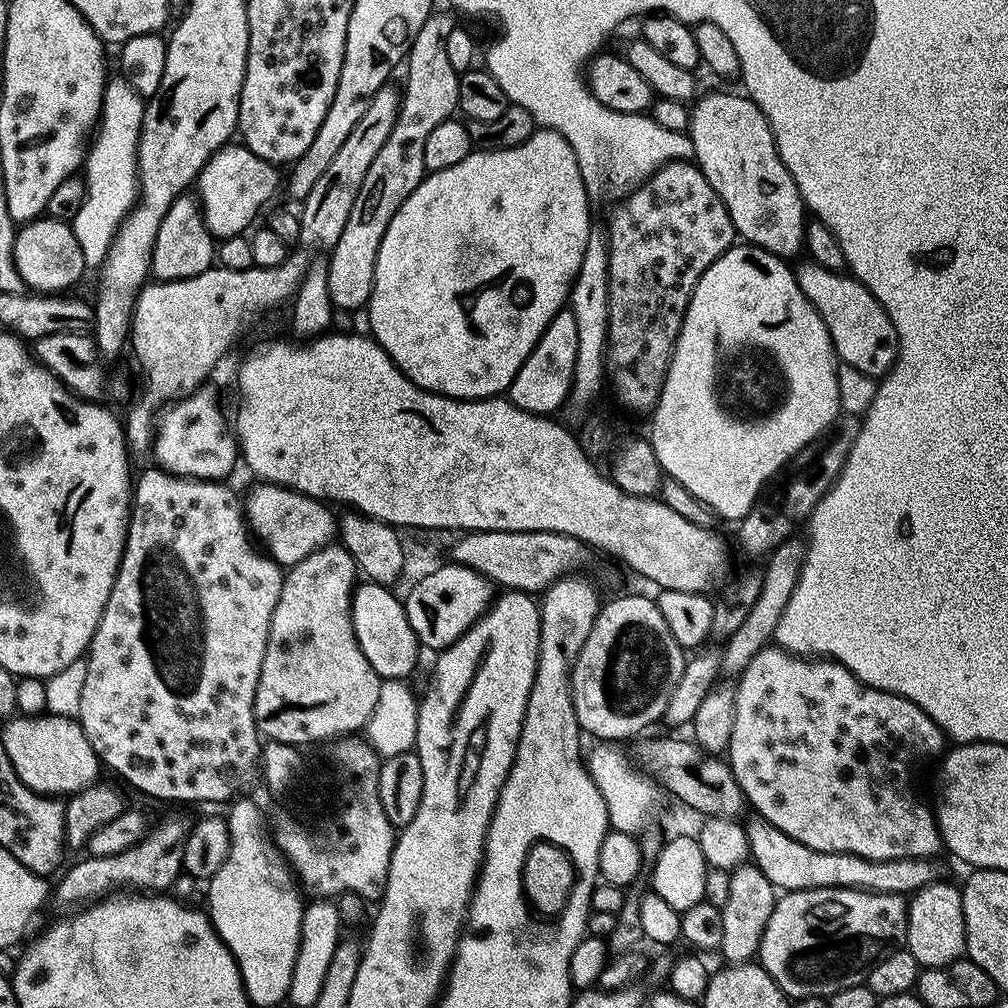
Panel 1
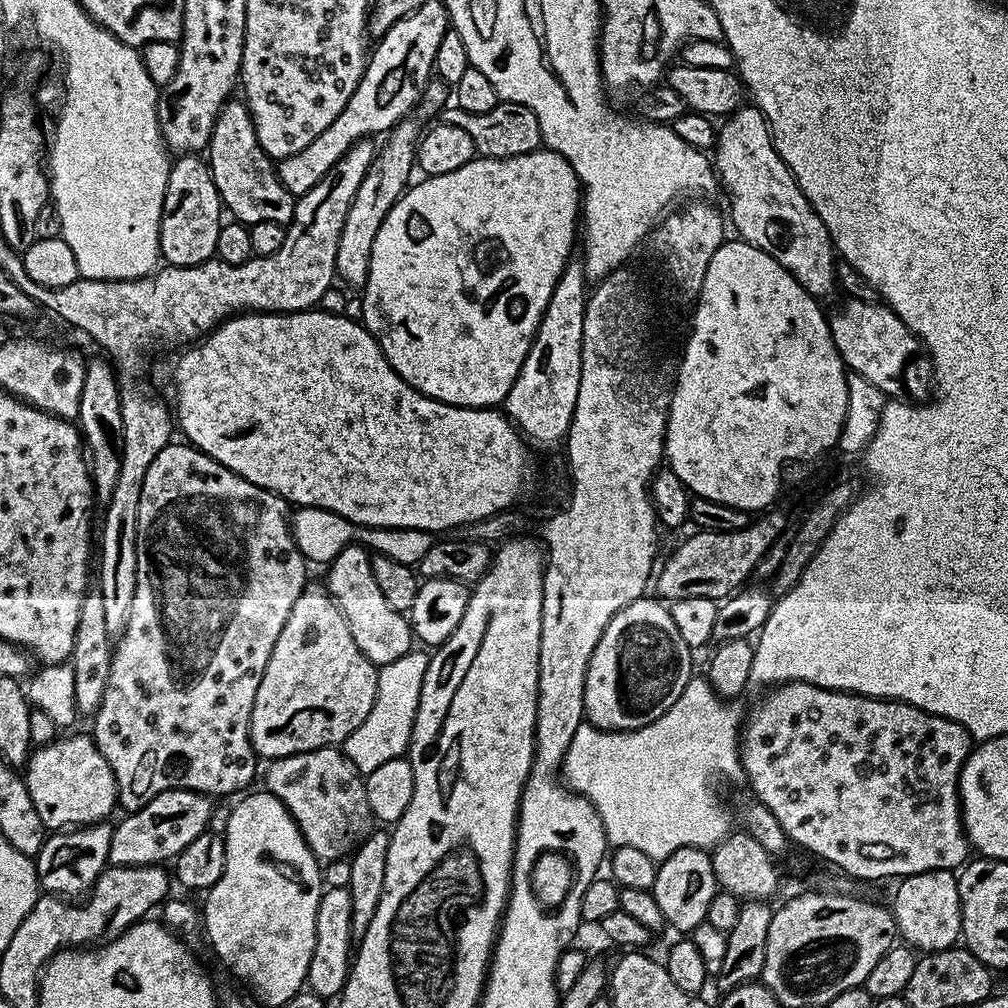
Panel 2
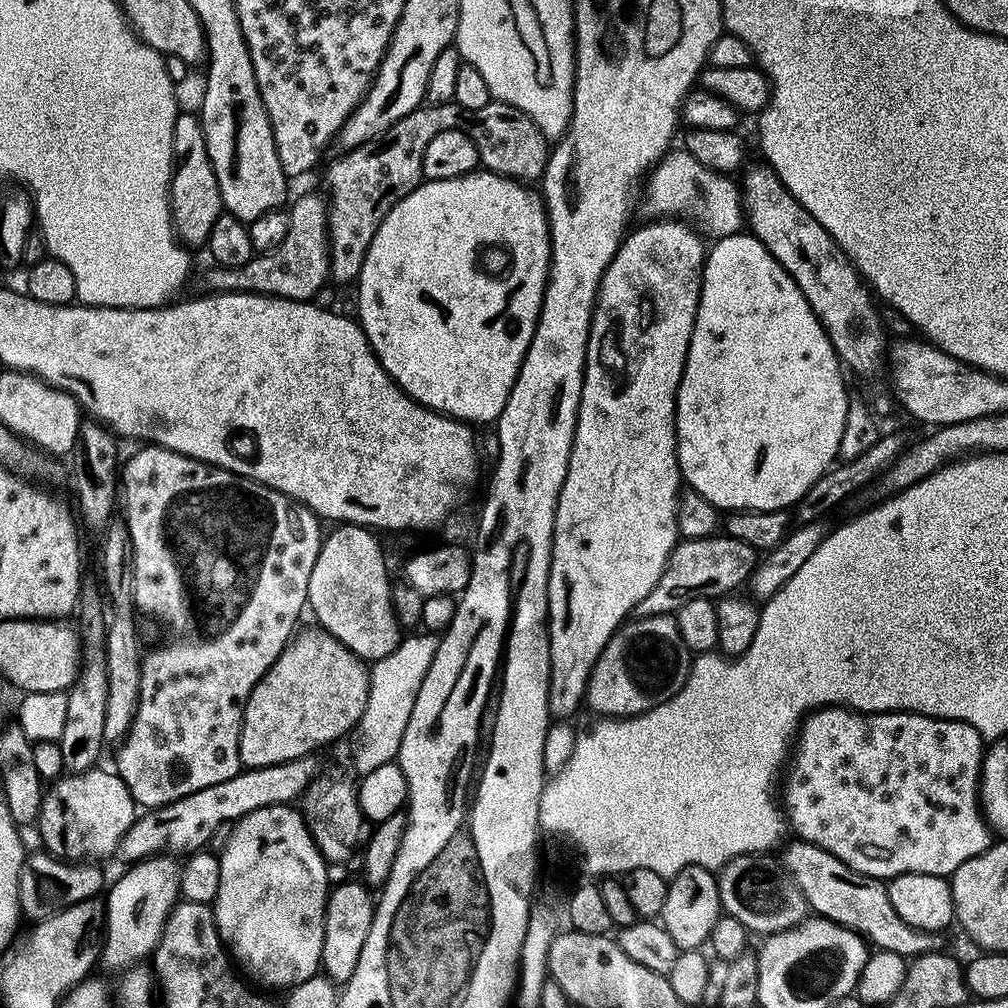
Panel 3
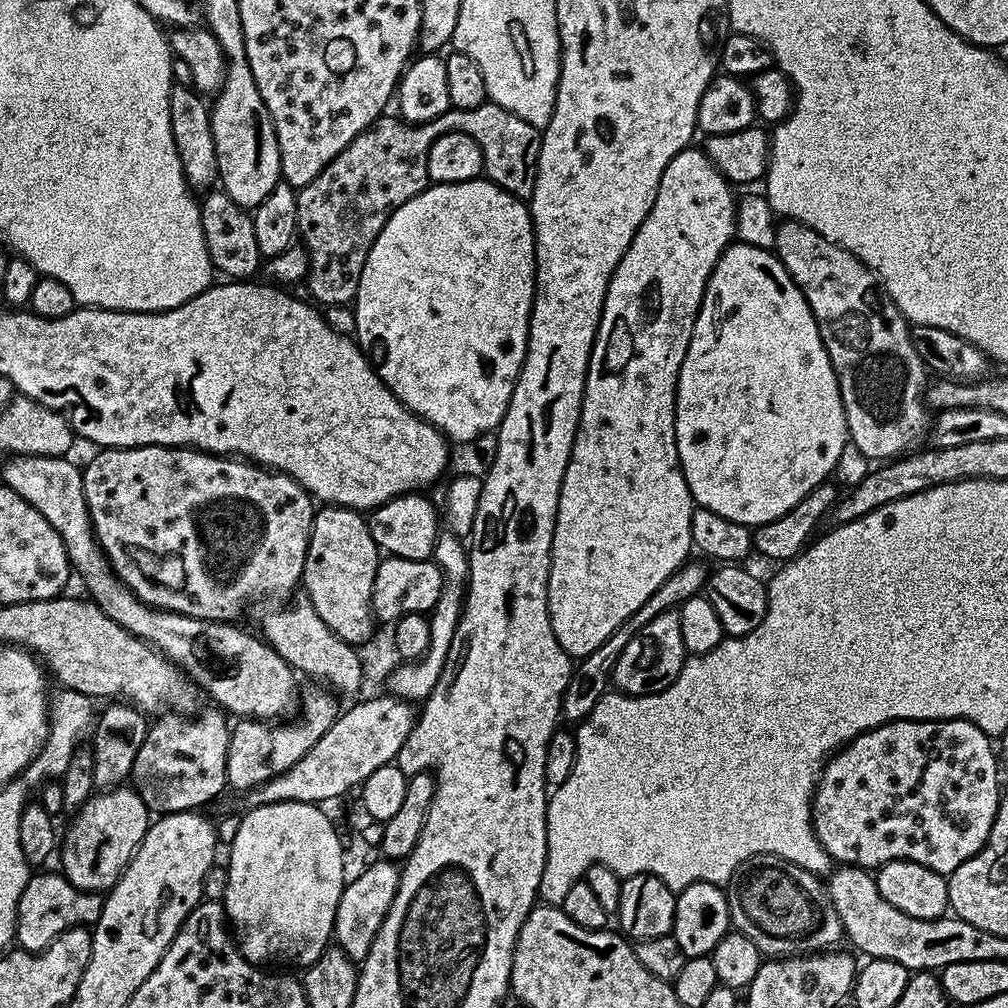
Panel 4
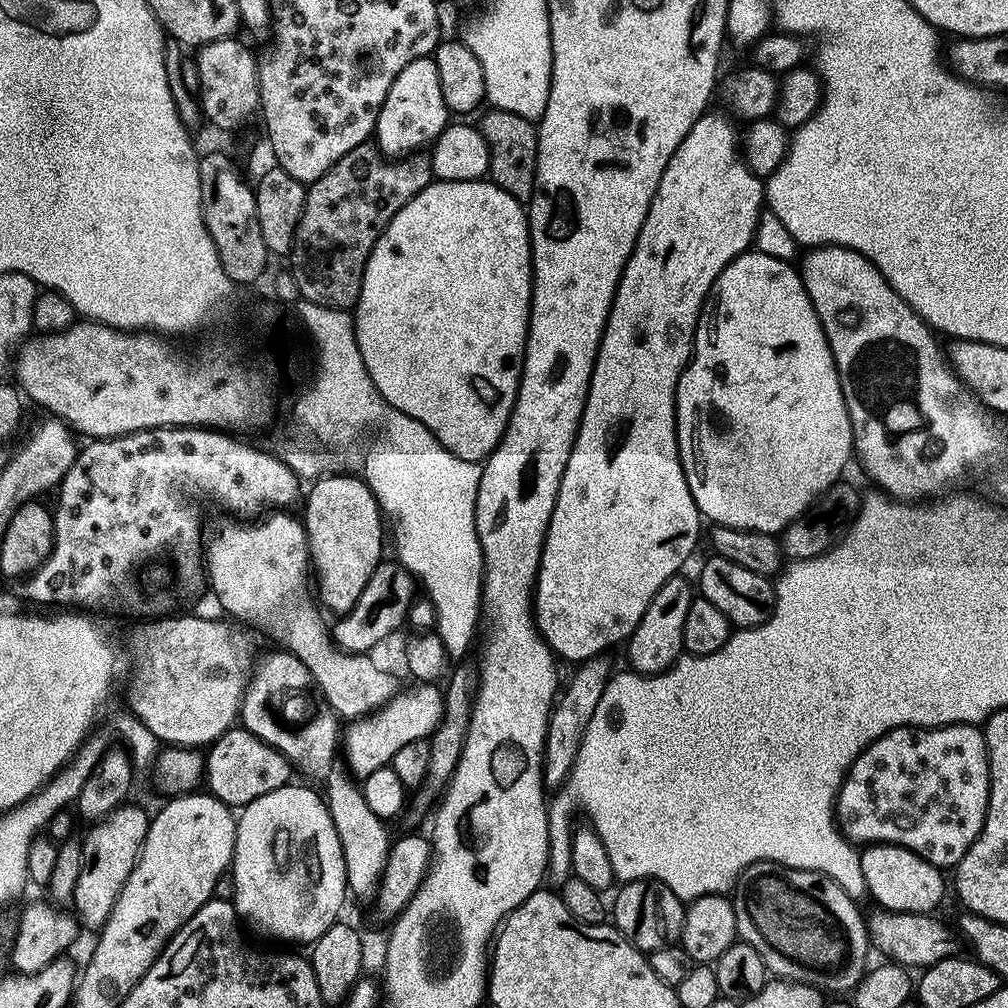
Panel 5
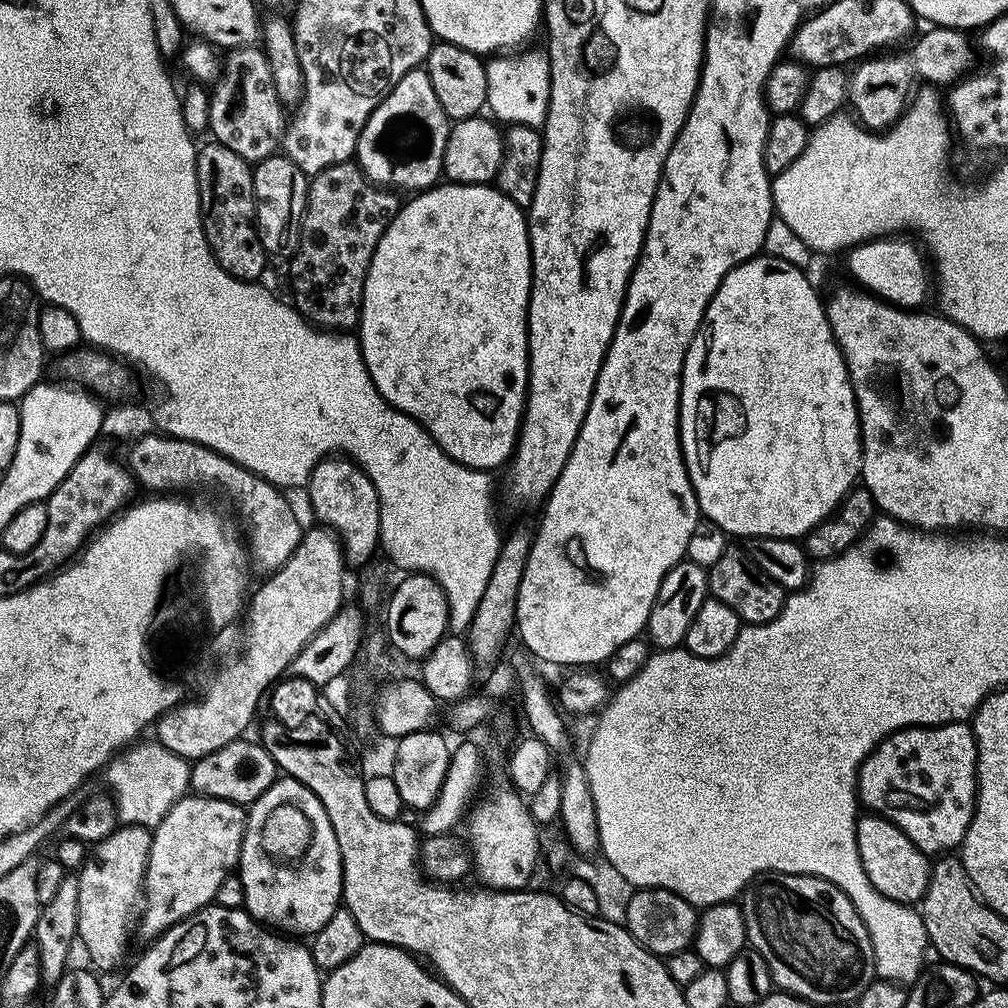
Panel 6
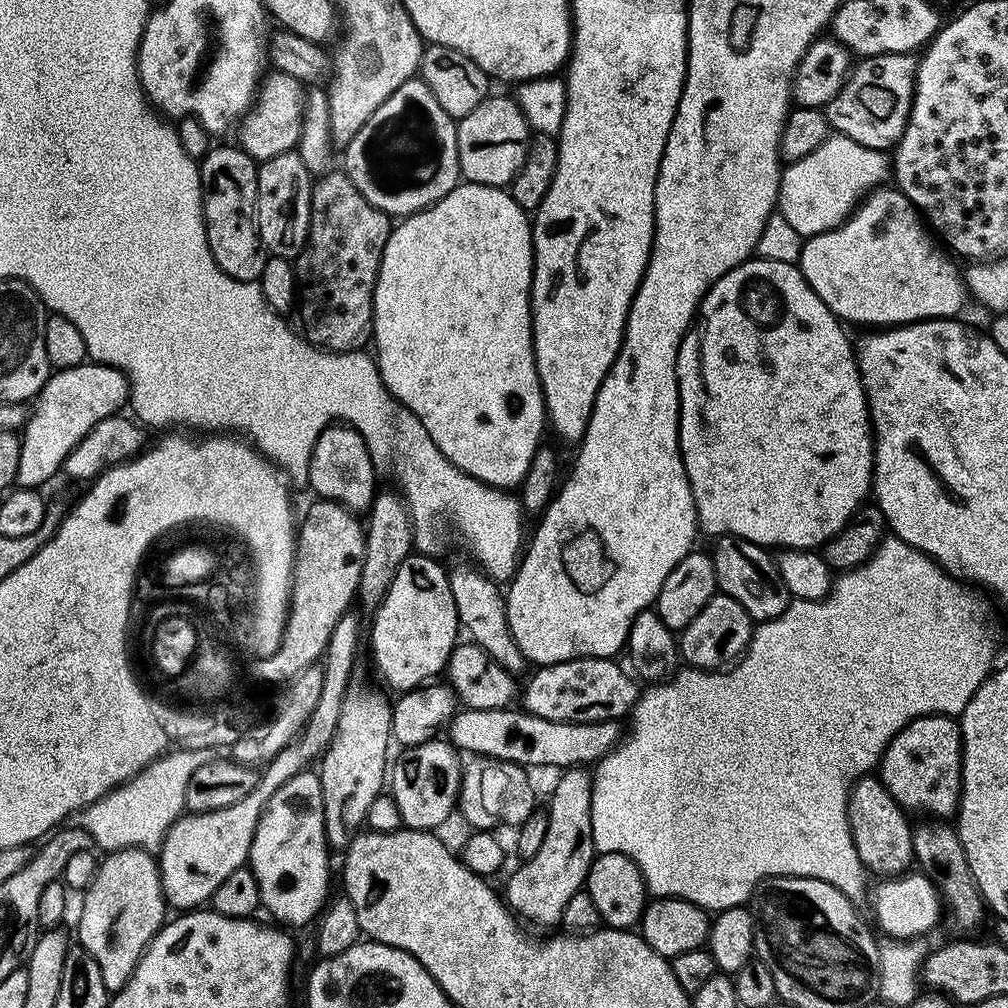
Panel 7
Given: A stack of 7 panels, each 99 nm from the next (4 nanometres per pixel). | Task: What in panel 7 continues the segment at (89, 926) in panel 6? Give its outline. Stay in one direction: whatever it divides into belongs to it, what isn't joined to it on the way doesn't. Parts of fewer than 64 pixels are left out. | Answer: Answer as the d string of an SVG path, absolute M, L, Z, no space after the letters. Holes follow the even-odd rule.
M124 848L116 851L109 851L96 865L96 873L91 884L83 893L84 909L80 912L80 940L79 947L89 952L98 962L102 970L104 985L110 990L123 988L128 981L132 971L136 969L136 963L140 961L145 948L152 943L153 936L160 931L165 923L164 908L164 887L160 884L160 869L158 860L151 851L138 848Z

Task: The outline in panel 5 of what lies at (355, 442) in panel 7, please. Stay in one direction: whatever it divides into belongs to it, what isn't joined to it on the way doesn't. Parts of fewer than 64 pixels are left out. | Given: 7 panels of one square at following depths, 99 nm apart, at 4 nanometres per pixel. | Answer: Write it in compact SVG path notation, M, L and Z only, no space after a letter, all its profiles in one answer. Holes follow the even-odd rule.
M331 475L319 477L309 487L313 487L309 492L307 489L302 500L302 519L308 535L308 554L314 580L320 583L319 603L335 614L343 614L352 609L354 602L358 602L358 594L366 590L370 574L374 574L382 562L380 551L384 548L386 524L380 521L382 513L376 495L359 475Z

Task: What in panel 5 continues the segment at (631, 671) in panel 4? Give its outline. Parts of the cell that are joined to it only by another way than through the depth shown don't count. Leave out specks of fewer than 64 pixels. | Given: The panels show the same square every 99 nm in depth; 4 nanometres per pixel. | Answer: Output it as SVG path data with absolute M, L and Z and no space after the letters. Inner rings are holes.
M684 574L669 578L658 590L658 594L654 594L646 614L642 614L638 626L626 641L628 660L632 663L629 664L631 671L638 672L641 676L656 676L680 659L684 652L682 630L686 626L686 614L690 611L693 599L693 581L688 581Z

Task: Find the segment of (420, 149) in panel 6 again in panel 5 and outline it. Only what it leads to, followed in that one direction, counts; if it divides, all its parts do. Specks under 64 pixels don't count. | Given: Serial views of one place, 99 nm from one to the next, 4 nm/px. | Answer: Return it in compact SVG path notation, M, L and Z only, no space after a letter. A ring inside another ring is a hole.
M432 56L414 58L402 66L402 74L394 78L376 119L374 144L385 157L404 158L407 152L427 149L450 123L450 113L442 98L442 82L438 82L438 66Z

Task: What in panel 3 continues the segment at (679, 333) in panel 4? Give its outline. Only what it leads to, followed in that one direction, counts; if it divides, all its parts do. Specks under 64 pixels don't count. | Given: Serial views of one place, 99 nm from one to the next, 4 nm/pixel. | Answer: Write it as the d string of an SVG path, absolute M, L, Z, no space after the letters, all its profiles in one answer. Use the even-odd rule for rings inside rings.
M660 218L655 222L648 222L645 228L640 228L637 232L629 231L620 249L614 254L610 266L604 271L603 278L600 279L600 293L596 296L596 311L592 313L592 325L588 335L588 353L584 359L584 381L580 395L580 409L576 415L576 433L572 439L570 462L566 470L566 478L562 482L552 531L552 565L548 575L548 622L546 625L550 652L548 715L552 718L572 716L579 710L580 704L582 708L586 700L588 679L602 650L608 645L616 629L625 623L626 617L635 613L638 602L642 602L642 598L650 594L650 590L654 588L654 582L658 582L670 558L673 546L678 542L676 499L680 497L682 491L682 477L680 463L676 457L676 391L688 357L688 347L700 301L700 281L704 274L706 259L706 244L700 241L699 234L690 225L683 224L682 221L683 219L680 218Z

